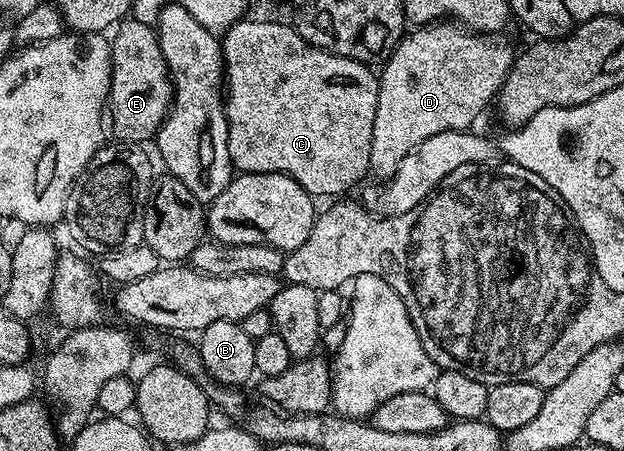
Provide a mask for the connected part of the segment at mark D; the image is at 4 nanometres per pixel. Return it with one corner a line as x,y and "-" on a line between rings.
456,22
417,26
402,36
397,49
384,61
385,69
379,72
379,98
369,151
372,175
391,177
399,170
399,162
427,138
451,130
464,132
476,125
477,115
496,101
513,65
515,51
505,38

